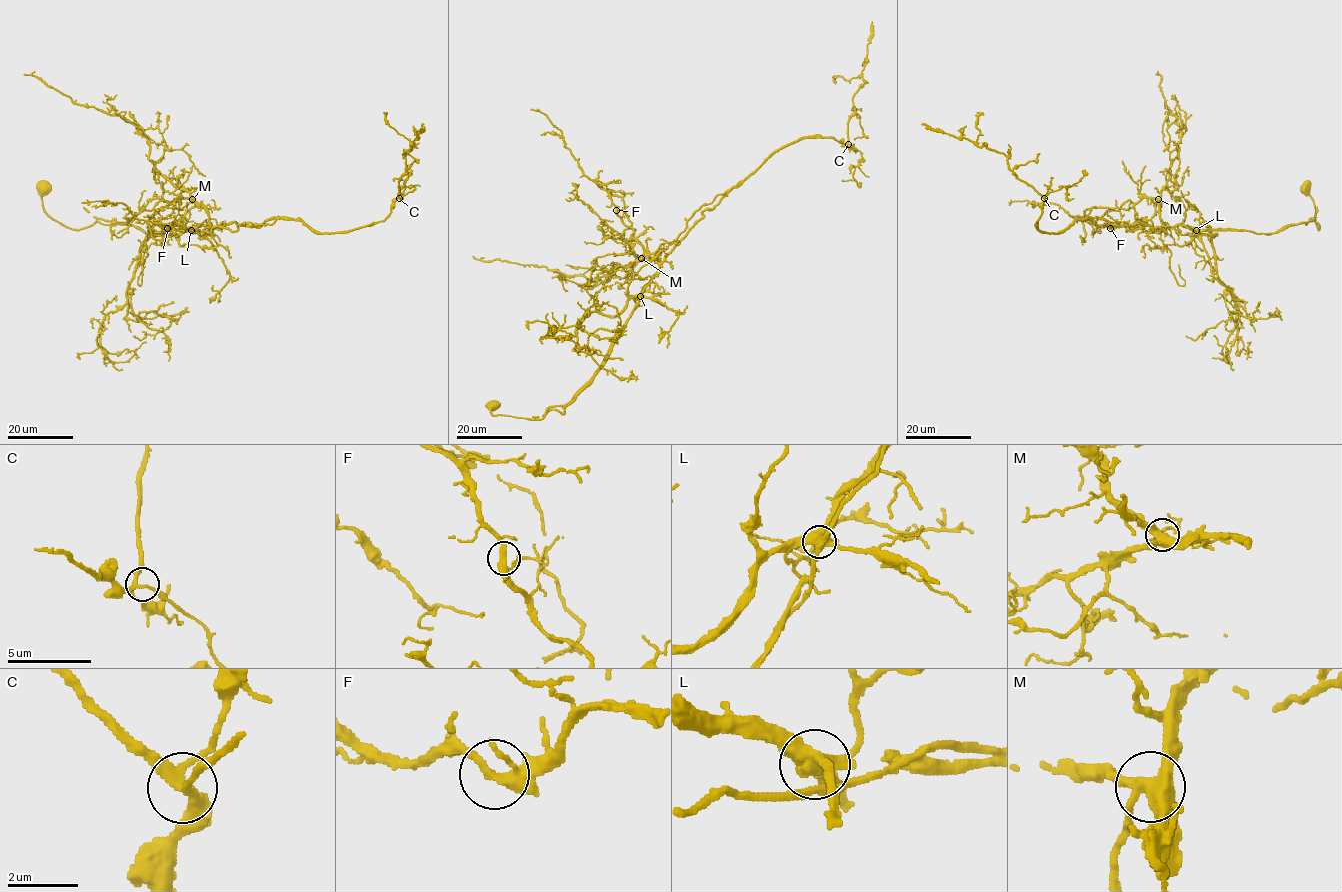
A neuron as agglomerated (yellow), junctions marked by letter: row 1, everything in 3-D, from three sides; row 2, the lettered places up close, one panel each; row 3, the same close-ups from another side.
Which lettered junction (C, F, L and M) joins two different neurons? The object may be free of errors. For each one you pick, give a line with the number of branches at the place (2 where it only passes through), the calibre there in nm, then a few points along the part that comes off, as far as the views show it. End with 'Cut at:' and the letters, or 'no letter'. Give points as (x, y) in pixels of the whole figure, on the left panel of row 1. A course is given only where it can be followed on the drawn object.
L: 4 | 500 nm | (190, 230), (299, 218), (330, 233), (383, 221), (398, 195), (403, 153), (423, 124)
Cut at: L

